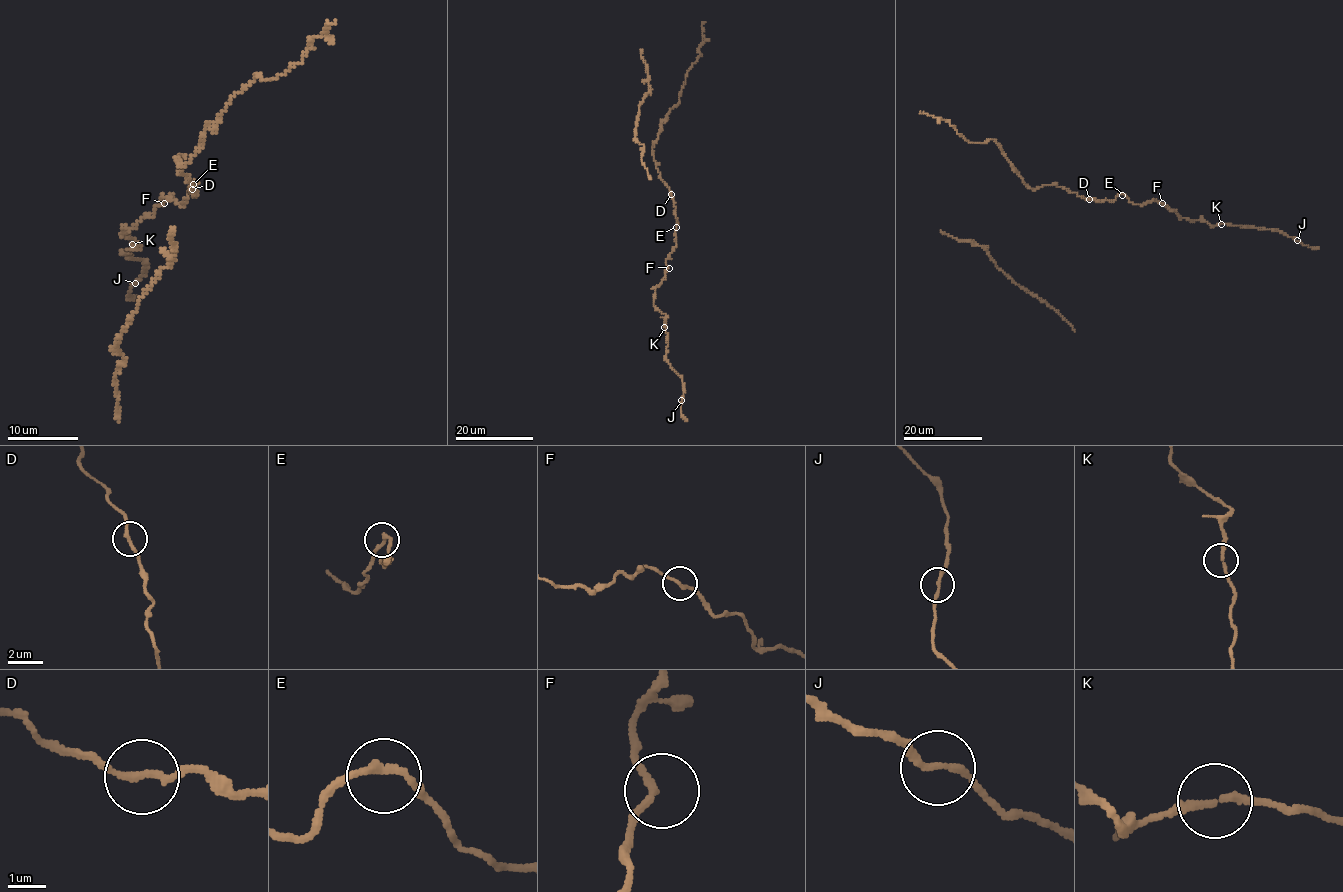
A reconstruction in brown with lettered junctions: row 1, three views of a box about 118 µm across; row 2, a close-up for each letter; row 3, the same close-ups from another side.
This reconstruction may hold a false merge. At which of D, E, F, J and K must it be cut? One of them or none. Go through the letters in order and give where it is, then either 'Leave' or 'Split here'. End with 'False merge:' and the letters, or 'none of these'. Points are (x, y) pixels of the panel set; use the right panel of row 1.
D: Place: (1089, 199). Leave
E: Place: (1122, 195). Leave
F: Place: (1162, 203). Leave
J: Place: (1297, 240). Leave
K: Place: (1221, 224). Leave
False merge: none of these

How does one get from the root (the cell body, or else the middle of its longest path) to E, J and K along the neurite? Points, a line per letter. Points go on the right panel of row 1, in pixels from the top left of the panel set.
E: (1094, 198), (1113, 201), (1122, 195)
J: (1094, 198), (1113, 201), (1124, 194), (1143, 206), (1157, 199), (1179, 218), (1273, 228), (1297, 240)
K: (1094, 198), (1113, 201), (1124, 194), (1130, 203), (1143, 206), (1157, 199), (1176, 211), (1179, 218), (1221, 224)

